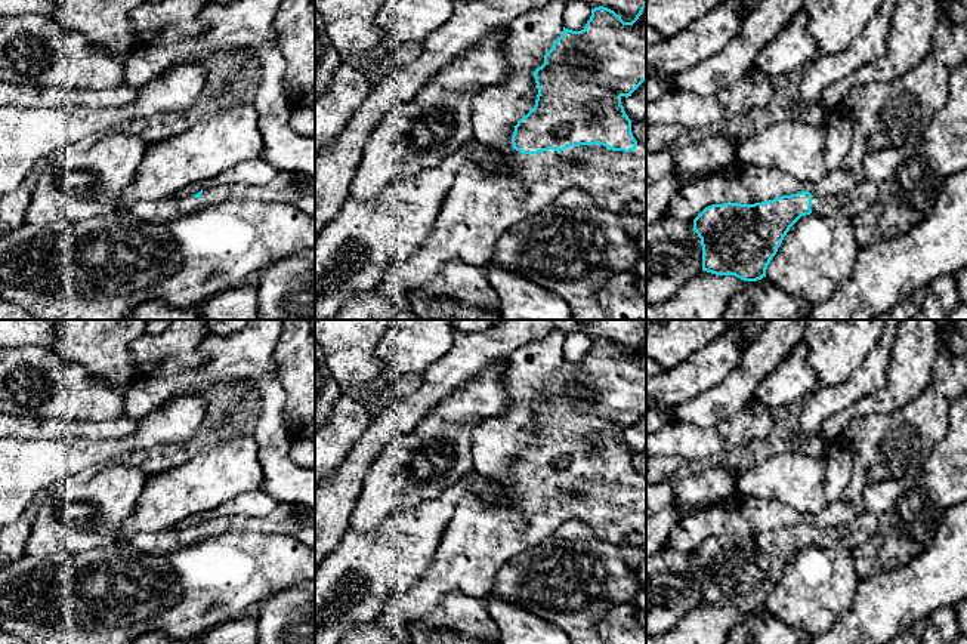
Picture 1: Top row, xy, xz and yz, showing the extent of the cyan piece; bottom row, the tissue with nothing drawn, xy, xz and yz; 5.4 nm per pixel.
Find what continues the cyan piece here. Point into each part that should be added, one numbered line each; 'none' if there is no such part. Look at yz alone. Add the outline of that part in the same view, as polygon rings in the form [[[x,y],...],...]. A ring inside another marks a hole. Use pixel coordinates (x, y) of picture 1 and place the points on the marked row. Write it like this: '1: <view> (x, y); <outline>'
1: yz (852, 203); [[[862,179],[859,184],[840,195],[813,195],[810,209],[812,213],[825,218],[844,216],[847,219],[853,219],[869,209],[877,197],[877,185],[871,181]]]

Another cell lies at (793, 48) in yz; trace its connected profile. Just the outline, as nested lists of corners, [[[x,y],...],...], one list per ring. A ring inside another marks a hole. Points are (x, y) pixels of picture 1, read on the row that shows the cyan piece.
[[[800,9],[779,34],[760,50],[754,65],[766,76],[779,76],[812,62],[819,50],[807,25],[809,15]]]

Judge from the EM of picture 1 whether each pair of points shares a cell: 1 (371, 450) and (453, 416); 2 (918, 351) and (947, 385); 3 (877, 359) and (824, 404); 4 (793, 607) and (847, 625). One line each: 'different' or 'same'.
1: different
2: different
3: same
4: different

